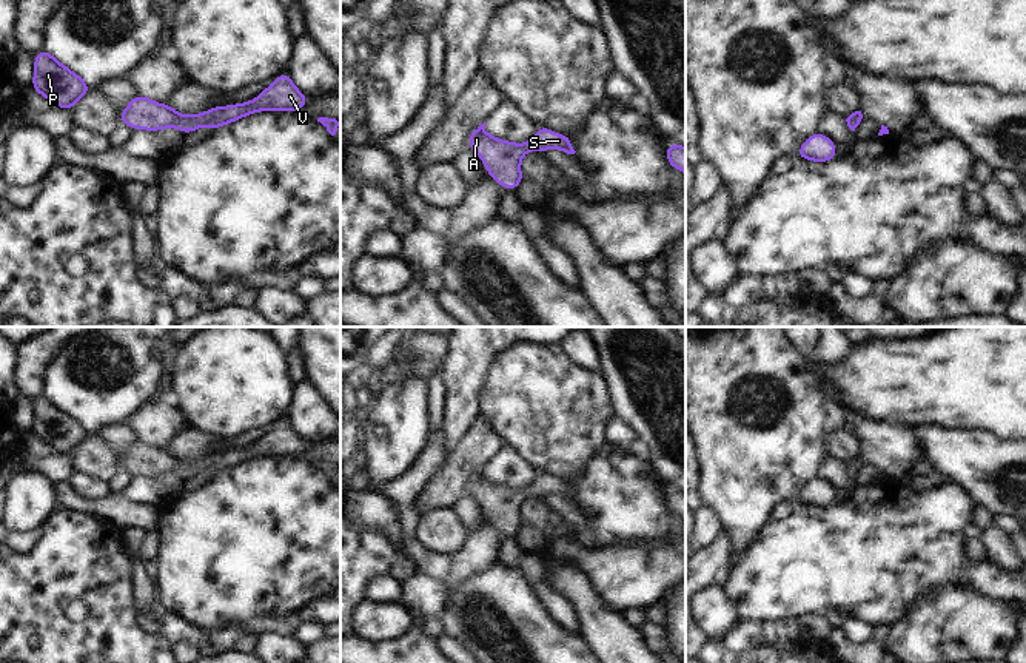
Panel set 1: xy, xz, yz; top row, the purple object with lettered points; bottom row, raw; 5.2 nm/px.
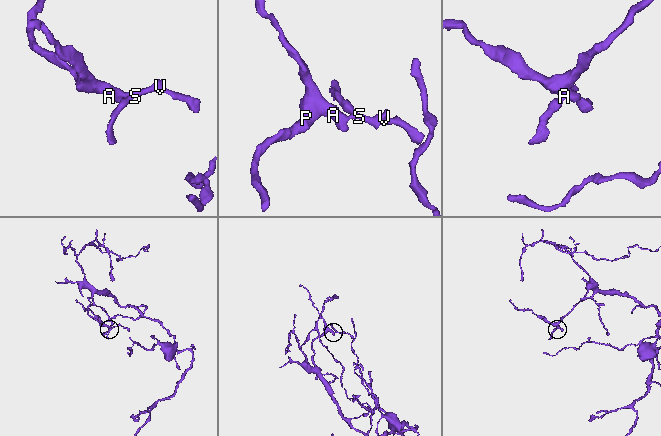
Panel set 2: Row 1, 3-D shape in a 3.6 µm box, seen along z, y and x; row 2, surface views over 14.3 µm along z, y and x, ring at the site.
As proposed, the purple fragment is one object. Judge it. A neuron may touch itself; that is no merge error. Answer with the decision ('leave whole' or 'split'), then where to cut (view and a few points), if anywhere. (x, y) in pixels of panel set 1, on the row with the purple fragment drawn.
leave whole | no cut

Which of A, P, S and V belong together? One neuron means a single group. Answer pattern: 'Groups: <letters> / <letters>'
Groups: A P S V.

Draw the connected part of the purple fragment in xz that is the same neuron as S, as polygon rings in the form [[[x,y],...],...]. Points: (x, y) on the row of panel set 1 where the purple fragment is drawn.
[[[485,122],[470,133],[468,148],[478,153],[484,162],[484,168],[498,185],[513,191],[524,179],[521,173],[521,160],[527,151],[544,153],[550,148],[556,148],[567,154],[576,153],[572,146],[570,136],[562,136],[545,126],[538,126],[538,133],[522,145],[488,136]]]

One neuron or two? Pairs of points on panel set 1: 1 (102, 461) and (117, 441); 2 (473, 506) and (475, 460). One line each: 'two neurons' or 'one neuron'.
1: two neurons
2: two neurons

